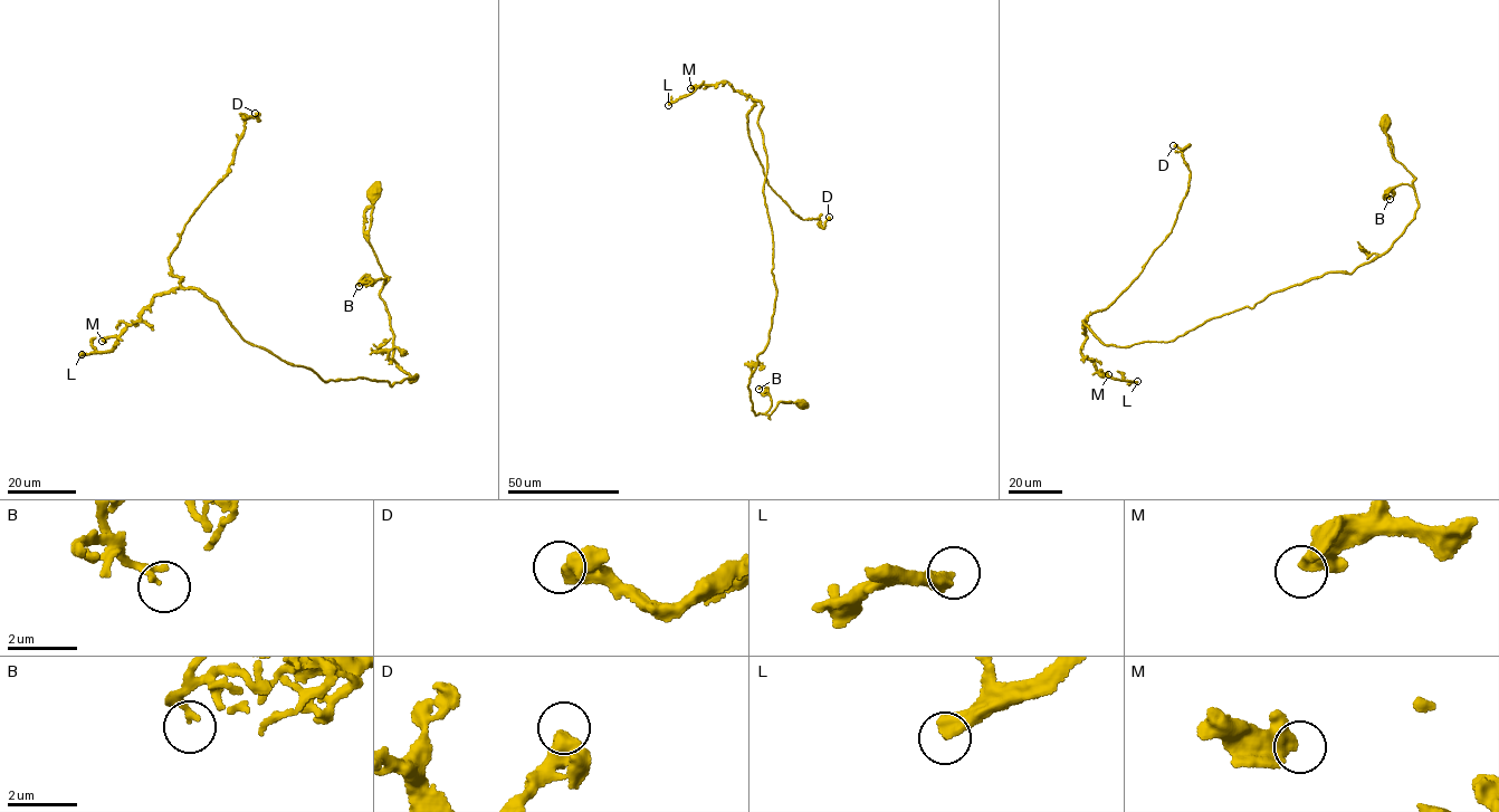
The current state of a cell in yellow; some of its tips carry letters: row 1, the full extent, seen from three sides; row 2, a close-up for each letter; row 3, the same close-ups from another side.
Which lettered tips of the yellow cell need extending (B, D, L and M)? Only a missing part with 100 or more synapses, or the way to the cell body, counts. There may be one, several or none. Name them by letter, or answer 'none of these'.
L

